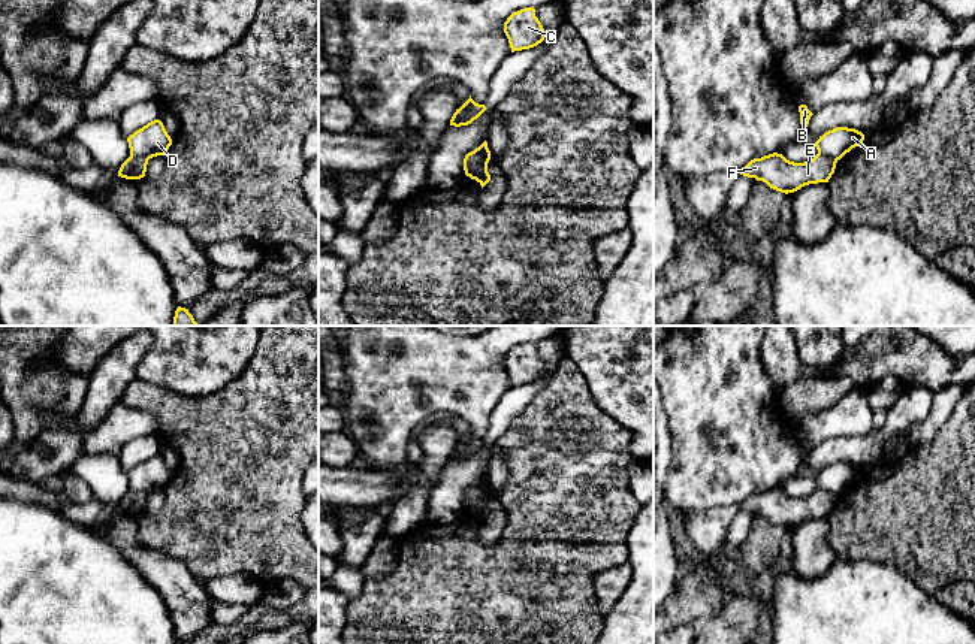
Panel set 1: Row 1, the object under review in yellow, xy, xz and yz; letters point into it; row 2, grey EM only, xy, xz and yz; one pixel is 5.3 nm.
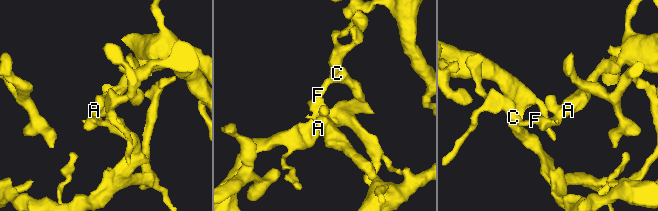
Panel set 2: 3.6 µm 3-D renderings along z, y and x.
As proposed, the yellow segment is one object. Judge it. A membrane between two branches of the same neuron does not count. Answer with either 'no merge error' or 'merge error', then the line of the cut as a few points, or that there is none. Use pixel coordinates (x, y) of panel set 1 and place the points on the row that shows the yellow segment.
merge error | xz (489, 156), (465, 172)

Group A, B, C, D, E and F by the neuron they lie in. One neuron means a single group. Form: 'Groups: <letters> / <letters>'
Groups: A B D / C E F

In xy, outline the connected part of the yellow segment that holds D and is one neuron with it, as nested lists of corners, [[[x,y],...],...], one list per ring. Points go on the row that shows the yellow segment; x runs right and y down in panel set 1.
[[[154,120],[142,129],[136,130],[127,137],[127,142],[130,155],[145,160],[164,155],[172,145],[172,139],[160,120]]]

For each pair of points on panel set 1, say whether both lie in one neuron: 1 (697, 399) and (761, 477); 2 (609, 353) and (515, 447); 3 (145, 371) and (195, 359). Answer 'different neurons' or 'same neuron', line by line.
1: same neuron
2: different neurons
3: same neuron

